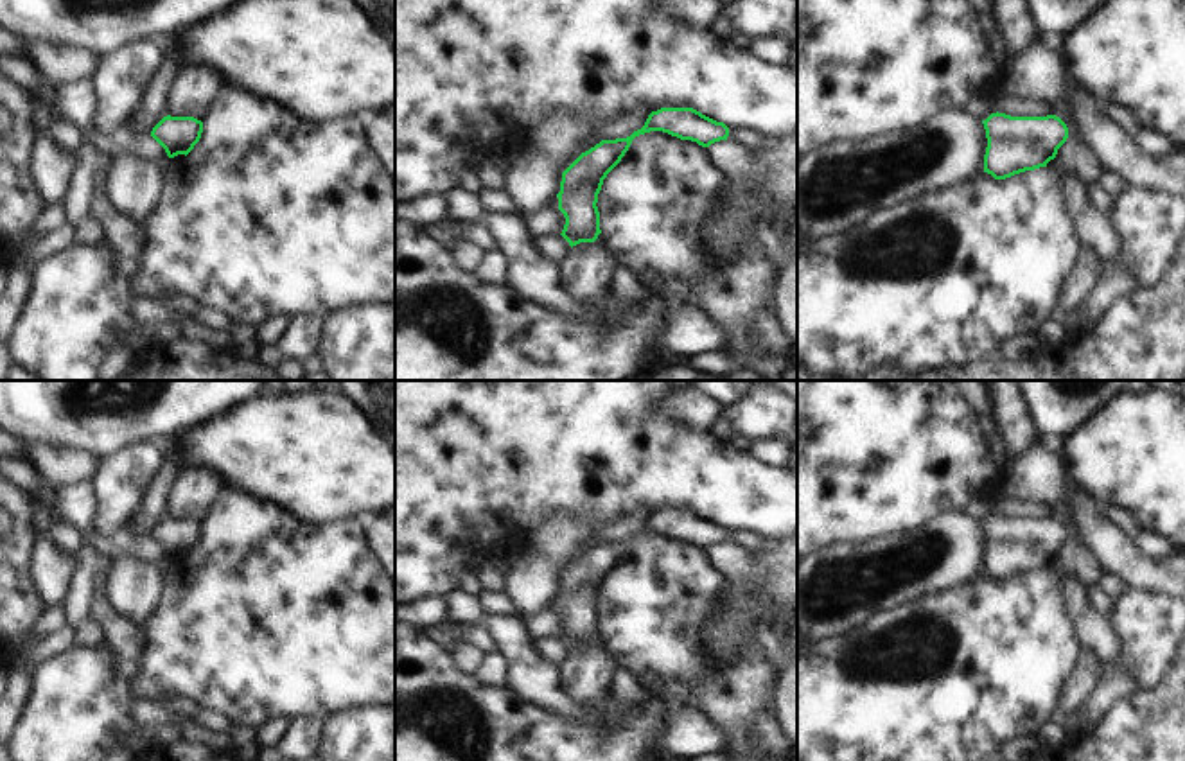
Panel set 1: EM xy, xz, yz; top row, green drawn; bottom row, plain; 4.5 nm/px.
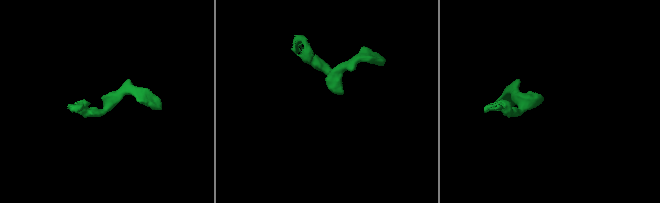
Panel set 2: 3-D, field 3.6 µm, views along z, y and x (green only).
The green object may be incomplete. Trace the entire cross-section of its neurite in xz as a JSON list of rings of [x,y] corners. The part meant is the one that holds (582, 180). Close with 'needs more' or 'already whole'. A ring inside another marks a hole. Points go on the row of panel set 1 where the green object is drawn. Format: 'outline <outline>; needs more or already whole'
outline [[[661,108],[652,111],[645,126],[627,138],[601,140],[582,153],[564,172],[560,181],[558,210],[566,217],[562,237],[569,246],[594,242],[600,230],[598,194],[607,174],[621,162],[632,140],[650,131],[663,131],[680,140],[709,147],[727,140],[729,127],[693,108]]]; already whole

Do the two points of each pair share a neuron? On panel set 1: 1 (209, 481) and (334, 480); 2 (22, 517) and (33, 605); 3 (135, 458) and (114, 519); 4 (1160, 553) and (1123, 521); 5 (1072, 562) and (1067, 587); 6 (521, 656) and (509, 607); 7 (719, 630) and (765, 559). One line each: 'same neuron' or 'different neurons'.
1: different neurons
2: same neuron
3: same neuron
4: same neuron
5: different neurons
6: different neurons
7: same neuron

